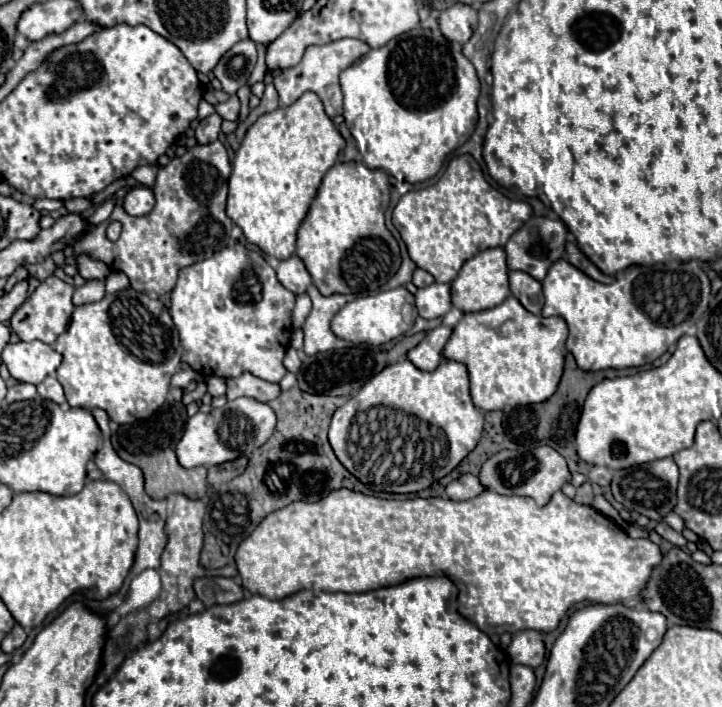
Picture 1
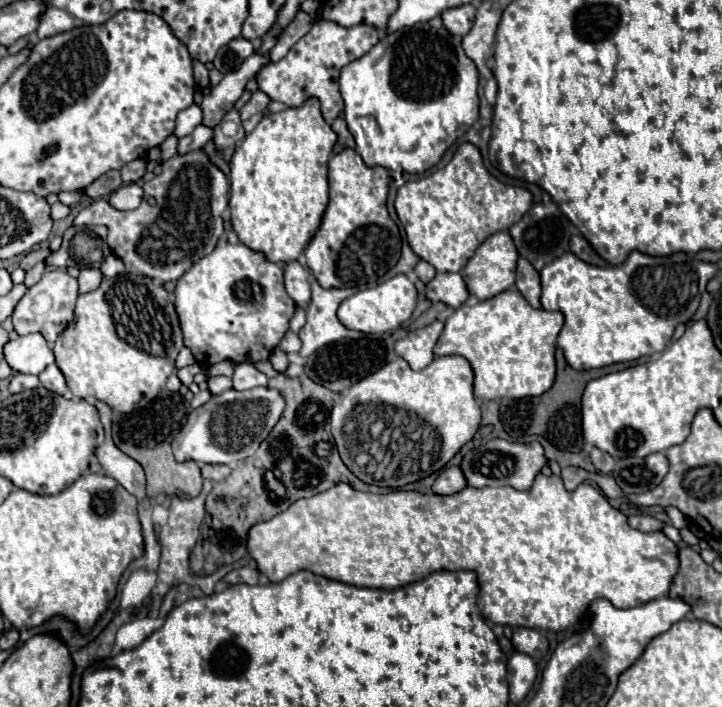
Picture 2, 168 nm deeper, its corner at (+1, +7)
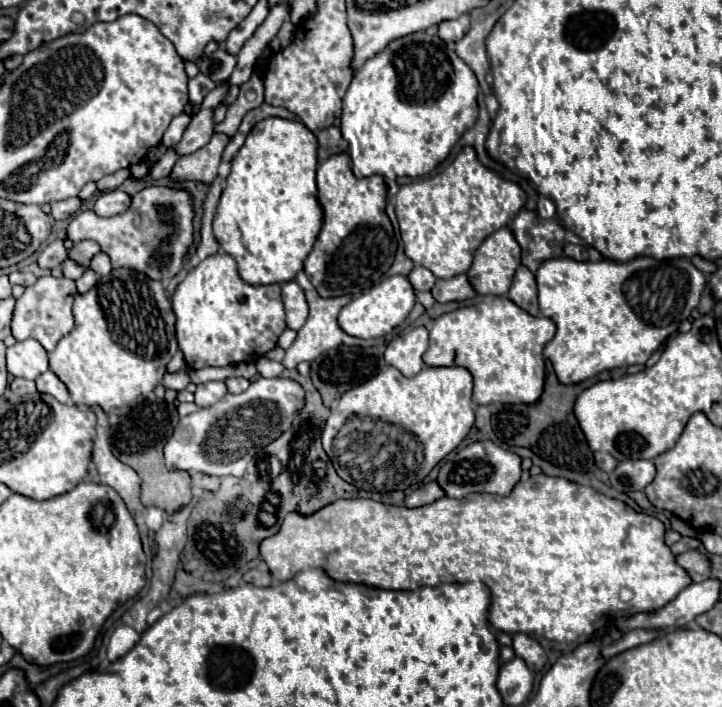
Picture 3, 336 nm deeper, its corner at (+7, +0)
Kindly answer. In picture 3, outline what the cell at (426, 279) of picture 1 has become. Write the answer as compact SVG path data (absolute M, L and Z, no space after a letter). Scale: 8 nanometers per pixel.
M415 266L411 272L409 272L409 282L413 284L413 288L415 290L431 290L433 288L433 284L435 284L435 276L427 270L427 268L423 268L423 266Z

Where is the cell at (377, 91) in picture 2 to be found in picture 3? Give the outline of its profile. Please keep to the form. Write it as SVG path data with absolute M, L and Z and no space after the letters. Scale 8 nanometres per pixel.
M415 32L389 42L385 50L369 58L353 76L347 94L343 96L341 132L349 142L349 156L353 160L353 174L357 178L373 174L389 174L393 170L397 176L425 176L439 162L443 162L453 148L453 144L467 132L477 120L477 92L479 82L473 70L449 50L439 36L427 36L425 32Z

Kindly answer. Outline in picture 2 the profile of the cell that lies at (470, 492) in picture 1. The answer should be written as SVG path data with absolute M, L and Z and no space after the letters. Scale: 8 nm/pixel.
M447 467L439 473L431 491L437 495L451 495L451 493L461 491L465 485L467 485L467 481L465 481L461 469L459 467Z

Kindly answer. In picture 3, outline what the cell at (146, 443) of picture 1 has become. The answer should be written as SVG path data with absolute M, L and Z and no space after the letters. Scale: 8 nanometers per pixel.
M145 400L133 408L131 414L119 416L117 424L111 426L111 450L113 456L129 464L143 480L141 484L141 502L145 506L157 506L167 512L181 510L191 502L191 476L187 472L169 472L163 460L163 446L173 432L179 416L173 404L159 404L159 400Z

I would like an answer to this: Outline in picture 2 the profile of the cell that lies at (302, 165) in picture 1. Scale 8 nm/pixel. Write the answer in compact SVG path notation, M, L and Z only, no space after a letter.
M309 99L301 107L289 107L285 111L269 113L259 121L259 125L249 135L245 135L241 147L233 153L229 175L231 225L243 245L263 253L271 263L291 263L299 259L299 255L305 251L305 247L317 233L329 201L327 161L335 141L337 135L325 123L317 99Z

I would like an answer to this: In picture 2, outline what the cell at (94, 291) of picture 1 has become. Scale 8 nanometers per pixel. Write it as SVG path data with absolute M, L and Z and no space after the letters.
M97 267L81 269L81 273L79 273L79 293L89 293L89 291L97 289L101 279L103 279L103 275Z

